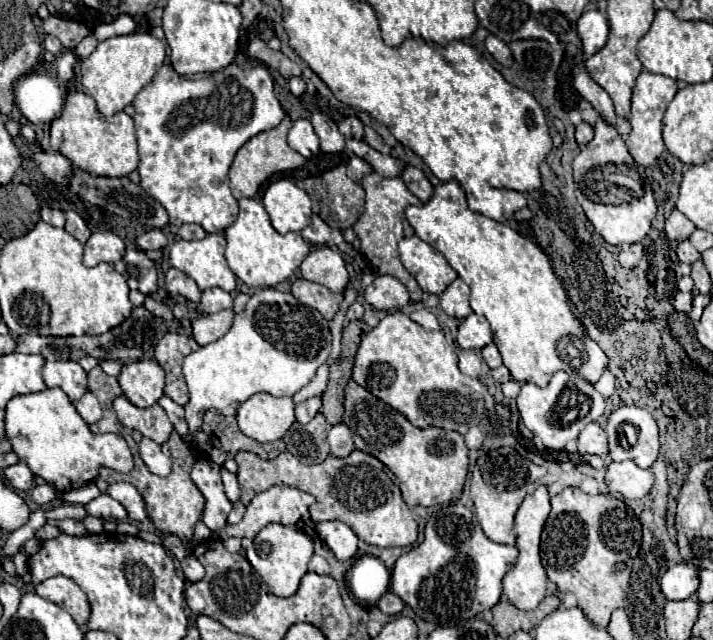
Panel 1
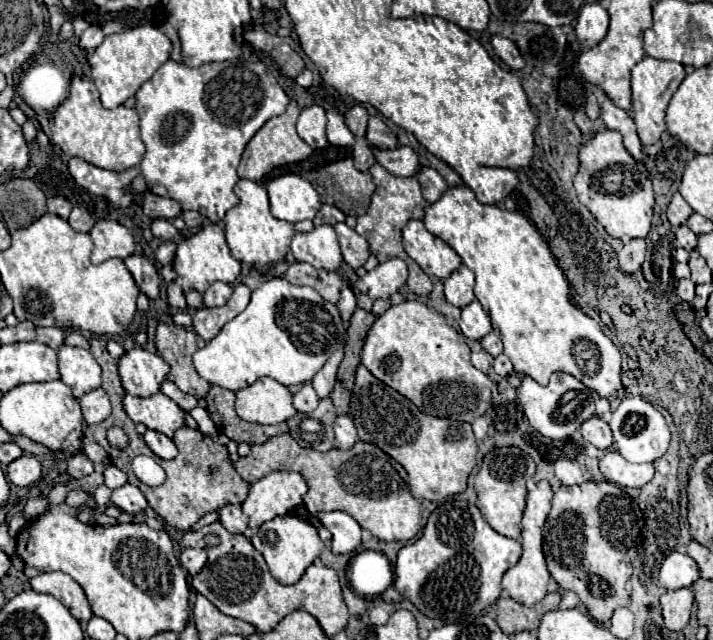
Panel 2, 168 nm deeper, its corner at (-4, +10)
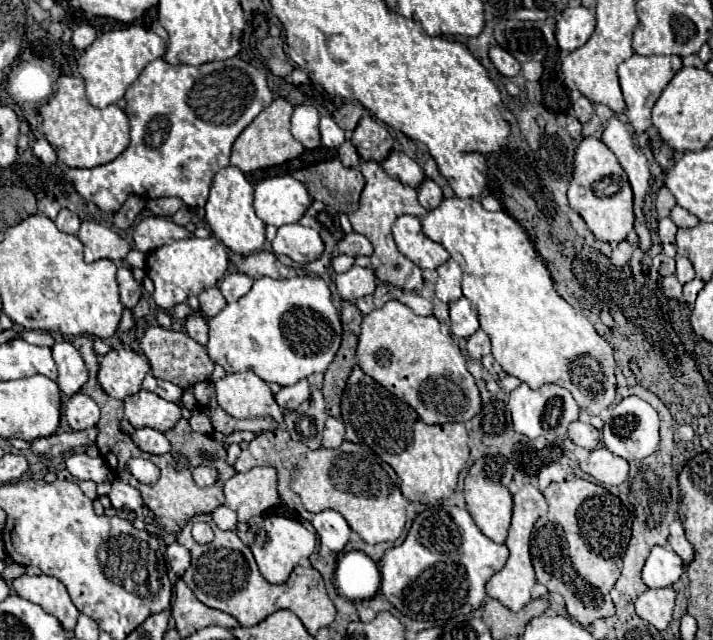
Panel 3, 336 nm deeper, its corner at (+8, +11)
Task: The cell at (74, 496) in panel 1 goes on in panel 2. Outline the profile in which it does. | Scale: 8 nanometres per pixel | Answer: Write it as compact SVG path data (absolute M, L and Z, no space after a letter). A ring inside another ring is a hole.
M106 466L106 470L104 470L104 478L106 478L106 486L108 488L120 488L120 486L124 486L126 482L128 482L128 478L126 478L126 474L122 472L122 470L118 470L116 466Z

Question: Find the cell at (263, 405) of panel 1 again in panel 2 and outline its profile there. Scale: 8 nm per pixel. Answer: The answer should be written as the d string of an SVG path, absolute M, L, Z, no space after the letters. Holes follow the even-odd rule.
M260 378L236 392L236 414L246 422L280 424L296 414L292 394L272 378Z

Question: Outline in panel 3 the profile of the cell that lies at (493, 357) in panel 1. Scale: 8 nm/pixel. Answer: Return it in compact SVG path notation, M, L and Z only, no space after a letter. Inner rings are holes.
M476 331L468 337L468 355L472 359L482 359L484 355L490 355L490 339L484 331Z

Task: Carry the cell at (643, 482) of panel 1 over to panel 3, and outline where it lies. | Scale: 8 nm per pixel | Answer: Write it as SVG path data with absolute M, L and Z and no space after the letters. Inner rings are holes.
M596 449L586 461L580 463L580 469L592 475L600 485L620 485L628 479L628 461L608 453L608 449Z

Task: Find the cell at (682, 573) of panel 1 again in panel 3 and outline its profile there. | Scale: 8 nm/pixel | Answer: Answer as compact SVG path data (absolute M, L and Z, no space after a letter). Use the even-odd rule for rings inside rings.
M654 547L642 569L642 579L648 587L670 587L682 573L684 563L670 547Z

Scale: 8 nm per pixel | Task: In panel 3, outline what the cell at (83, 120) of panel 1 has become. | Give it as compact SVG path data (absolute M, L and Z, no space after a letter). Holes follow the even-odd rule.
M62 75L58 79L56 95L40 107L44 137L58 155L58 161L68 167L98 167L114 161L130 143L128 137L128 117L116 107L108 105L106 109L96 109L86 101L84 81L80 77Z

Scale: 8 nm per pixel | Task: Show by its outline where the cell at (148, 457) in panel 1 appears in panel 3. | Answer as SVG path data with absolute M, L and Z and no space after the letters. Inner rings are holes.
M144 427L144 429L136 429L132 435L132 441L146 453L154 455L164 455L170 451L168 447L168 439L164 437L164 433Z

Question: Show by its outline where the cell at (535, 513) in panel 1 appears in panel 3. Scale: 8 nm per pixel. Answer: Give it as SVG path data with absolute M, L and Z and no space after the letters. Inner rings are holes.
M524 485L516 495L514 495L514 513L512 513L512 525L508 531L506 547L510 549L510 557L506 565L490 577L486 583L486 591L492 599L498 599L504 607L512 611L520 611L528 601L530 601L530 589L536 583L536 575L532 569L532 559L530 559L530 535L534 529L534 523L540 515L544 515L548 509L544 495L534 487L534 485Z

